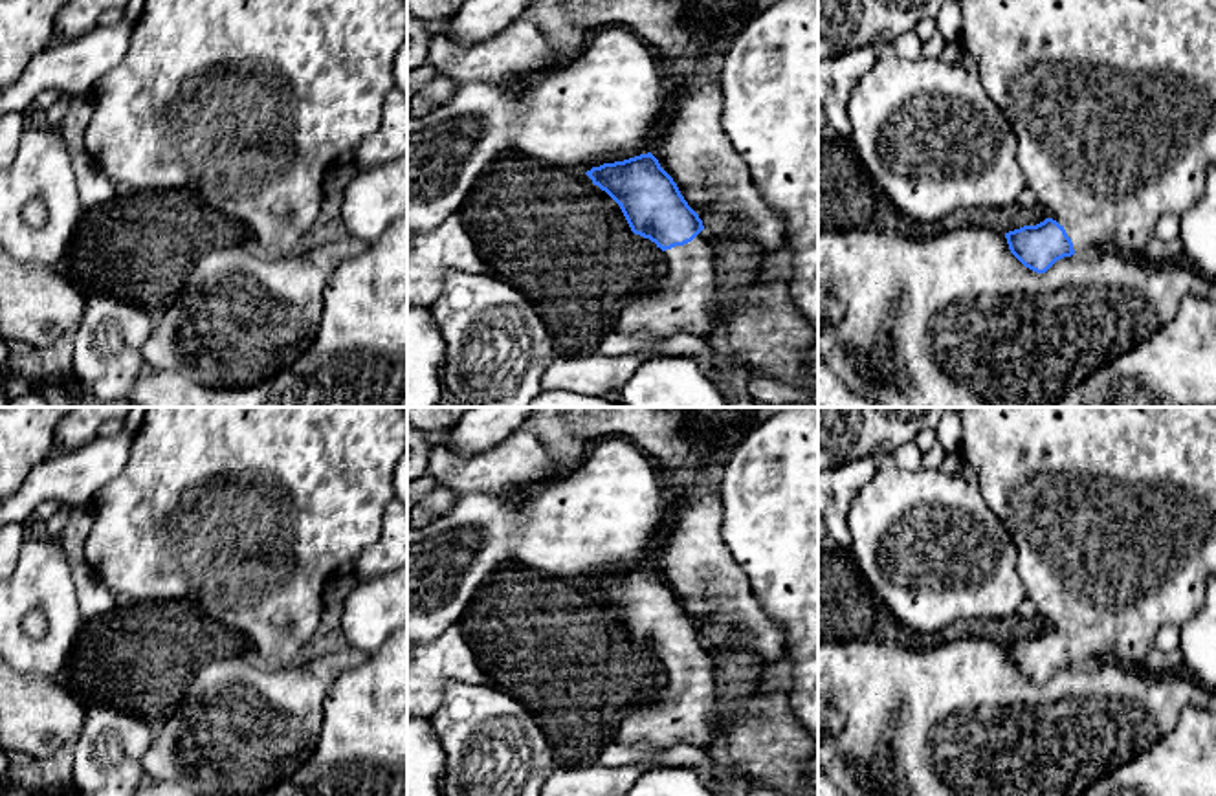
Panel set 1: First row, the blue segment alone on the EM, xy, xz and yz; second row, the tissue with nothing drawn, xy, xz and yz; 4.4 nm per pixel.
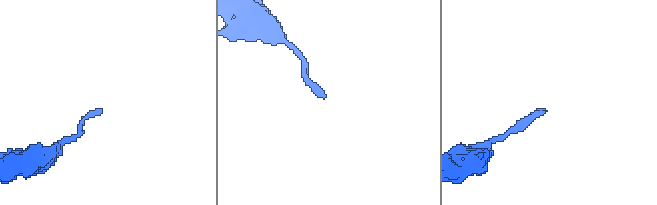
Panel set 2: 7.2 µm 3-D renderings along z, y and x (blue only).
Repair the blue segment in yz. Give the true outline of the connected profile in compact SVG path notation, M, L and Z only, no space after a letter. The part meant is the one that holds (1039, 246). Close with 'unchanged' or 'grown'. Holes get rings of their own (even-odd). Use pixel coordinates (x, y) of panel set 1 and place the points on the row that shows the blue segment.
M959 0L961 2L961 46L978 62L978 75L994 105L1001 110L1011 125L1018 143L1018 163L1027 178L1027 187L1034 193L1038 204L1045 211L1045 220L1036 226L1023 226L1005 233L1011 253L1029 270L1045 273L1056 260L1080 253L1095 253L1100 249L1117 249L1141 257L1148 242L1155 237L1157 222L1166 215L1181 216L1190 205L1201 198L1203 174L1209 165L1216 167L1216 0Z | grown

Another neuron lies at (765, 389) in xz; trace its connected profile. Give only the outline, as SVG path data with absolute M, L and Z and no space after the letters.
M754 372L745 378L745 389L754 402L801 407L805 402L813 400L813 391L801 385L783 383L761 372Z

